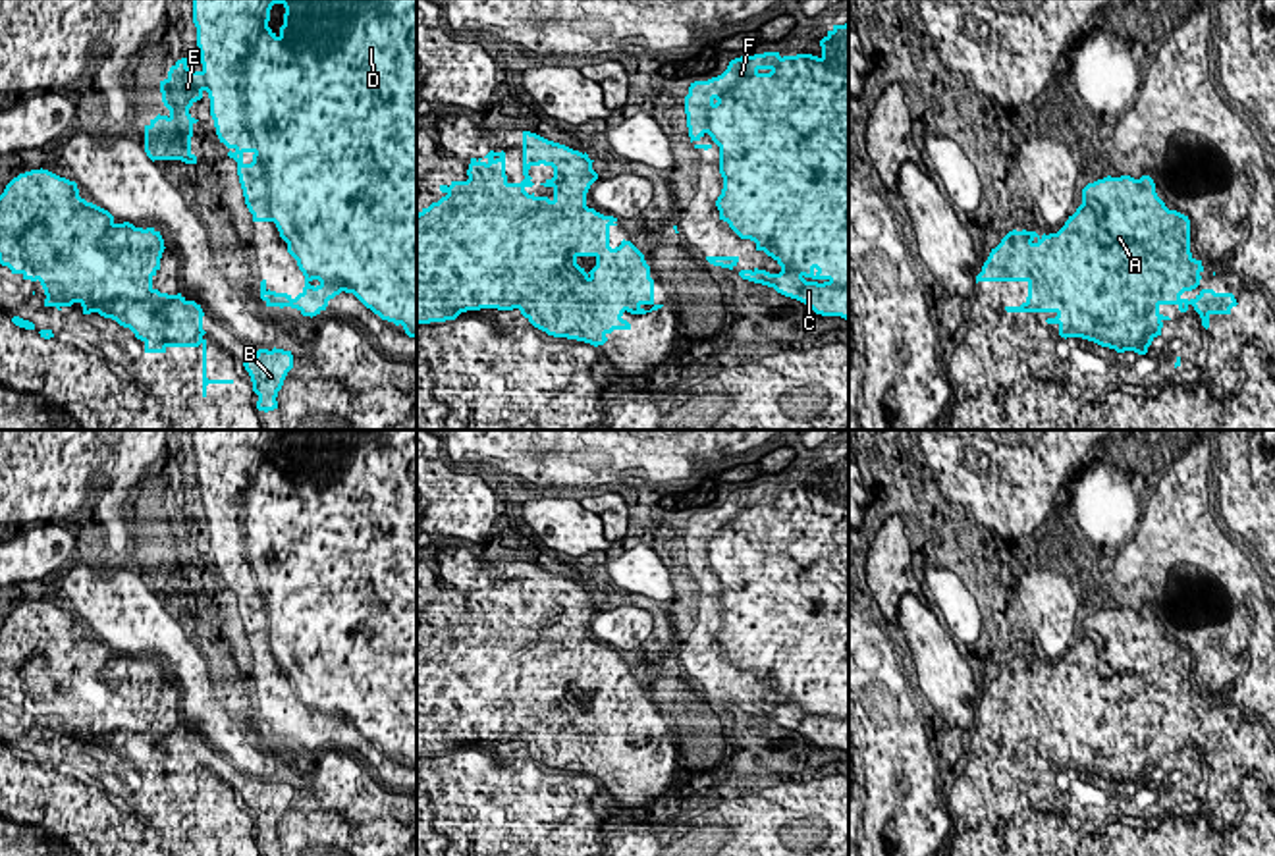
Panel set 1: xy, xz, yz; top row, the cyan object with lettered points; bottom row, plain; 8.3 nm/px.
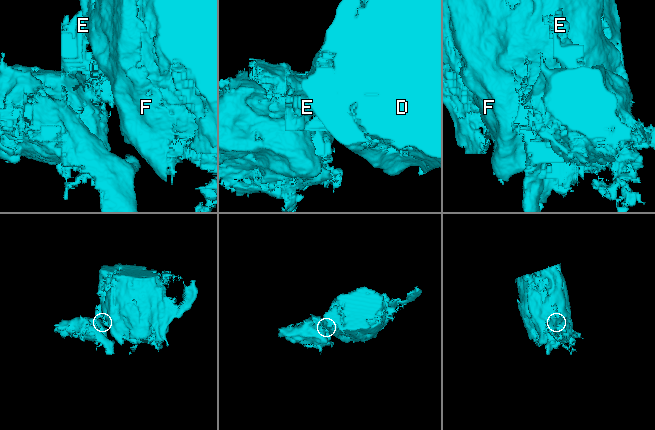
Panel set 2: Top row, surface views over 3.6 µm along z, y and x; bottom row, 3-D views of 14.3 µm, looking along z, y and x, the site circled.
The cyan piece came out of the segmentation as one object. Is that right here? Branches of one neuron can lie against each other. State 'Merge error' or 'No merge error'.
Merge error

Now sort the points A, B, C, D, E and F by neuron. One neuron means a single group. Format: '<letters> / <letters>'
A C D E F / B

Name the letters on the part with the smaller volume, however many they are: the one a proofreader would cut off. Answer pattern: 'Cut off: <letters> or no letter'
Cut off: B

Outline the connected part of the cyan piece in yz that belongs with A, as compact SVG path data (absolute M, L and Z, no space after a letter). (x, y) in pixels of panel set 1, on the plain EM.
M1107 607L1107 619L1099 632L1090 630L1090 636L1101 650L1101 677L1094 673L1069 675L1069 652L1053 665L1059 675L1053 708L1049 709L1049 738L1055 750L1047 756L1059 758L1061 769L1082 769L1117 785L1134 783L1146 787L1152 773L1161 767L1161 760L1169 748L1159 744L1161 736L1177 736L1186 744L1192 736L1202 750L1202 758L1209 760L1211 746L1231 746L1236 738L1233 725L1215 725L1202 721L1194 731L1182 731L1184 723L1192 723L1202 711L1202 692L1190 684L1190 652L1188 648L1169 642L1155 625L1155 615L1150 607L1134 611L1130 607Z

